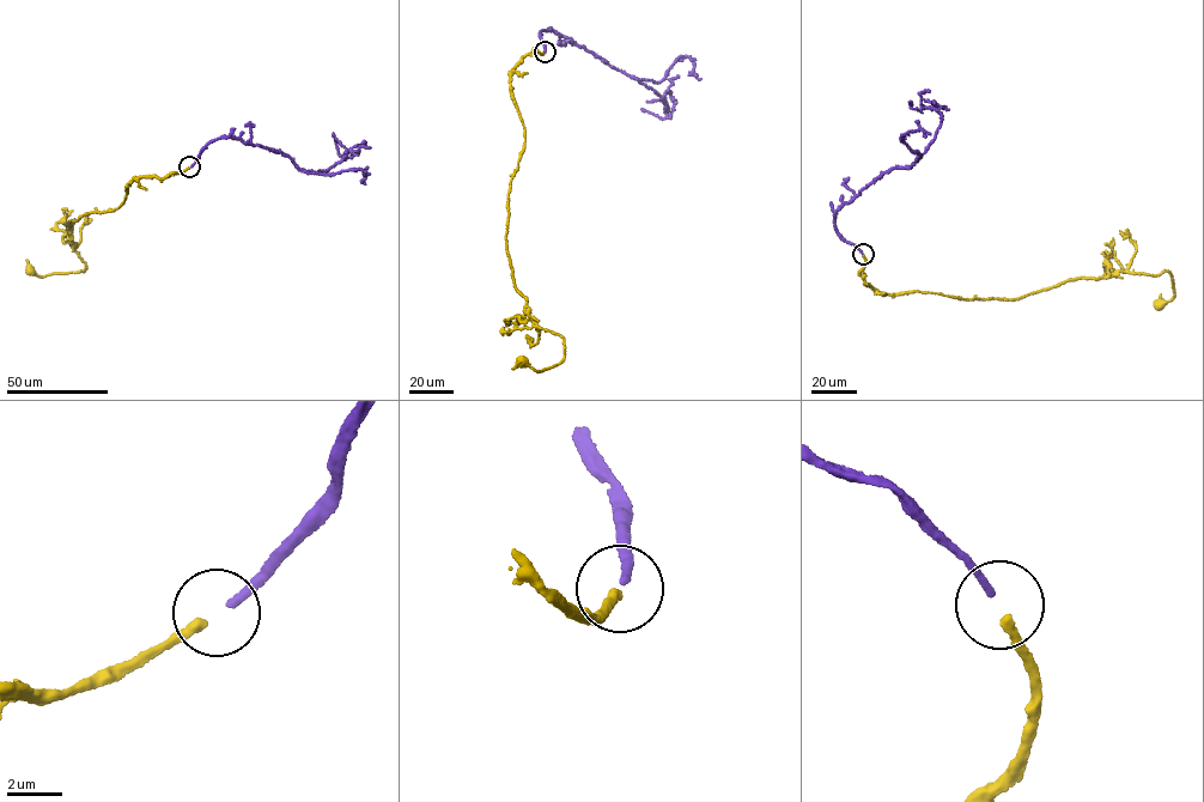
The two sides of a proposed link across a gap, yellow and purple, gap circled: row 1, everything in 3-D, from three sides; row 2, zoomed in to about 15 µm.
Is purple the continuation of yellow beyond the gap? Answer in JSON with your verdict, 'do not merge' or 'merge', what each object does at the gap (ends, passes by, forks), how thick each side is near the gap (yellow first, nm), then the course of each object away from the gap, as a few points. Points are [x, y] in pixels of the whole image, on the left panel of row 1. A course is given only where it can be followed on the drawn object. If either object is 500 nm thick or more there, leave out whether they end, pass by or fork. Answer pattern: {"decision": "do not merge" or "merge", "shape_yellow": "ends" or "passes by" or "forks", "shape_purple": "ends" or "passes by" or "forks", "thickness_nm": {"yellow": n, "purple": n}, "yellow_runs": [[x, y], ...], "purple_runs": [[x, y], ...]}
{"decision": "merge", "shape_yellow": "ends", "shape_purple": "ends", "thickness_nm": {"yellow": 340, "purple": 260}, "yellow_runs": [[189, 168], [134, 180], [117, 208], [71, 220], [70, 243], [84, 271], [31, 271]], "purple_runs": [[190, 166], [205, 147], [227, 137], [281, 152], [299, 169], [326, 171], [348, 152], [339, 153], [333, 133]]}

